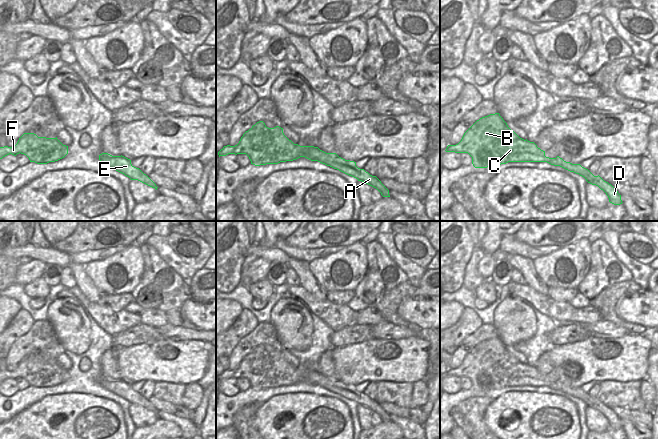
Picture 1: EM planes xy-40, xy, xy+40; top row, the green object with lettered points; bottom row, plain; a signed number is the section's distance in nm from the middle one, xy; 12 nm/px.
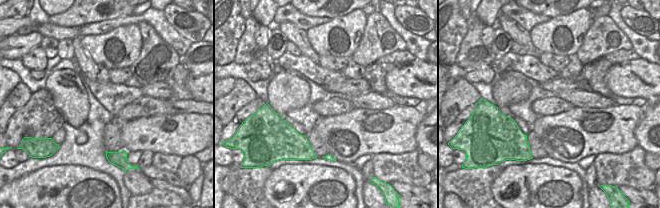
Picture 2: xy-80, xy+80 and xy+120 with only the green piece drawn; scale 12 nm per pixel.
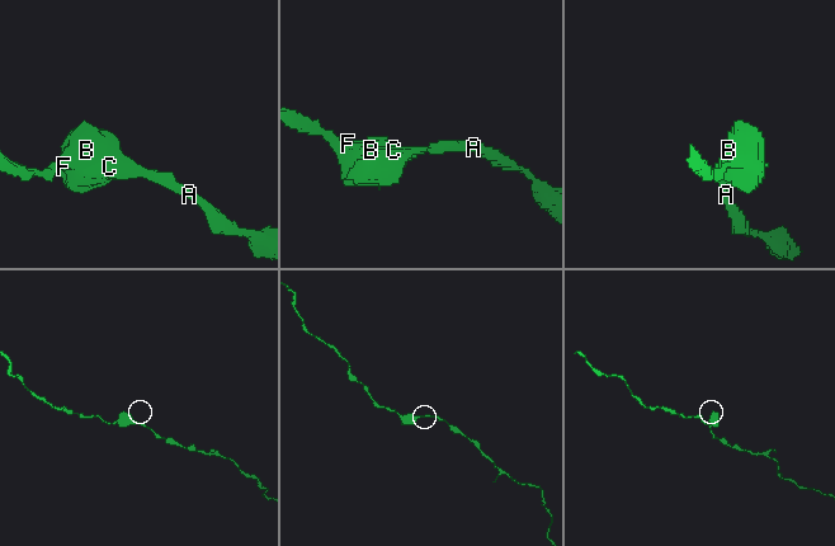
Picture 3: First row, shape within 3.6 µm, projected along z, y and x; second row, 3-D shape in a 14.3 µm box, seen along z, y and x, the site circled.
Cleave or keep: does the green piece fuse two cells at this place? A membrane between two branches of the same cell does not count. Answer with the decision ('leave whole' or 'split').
leave whole

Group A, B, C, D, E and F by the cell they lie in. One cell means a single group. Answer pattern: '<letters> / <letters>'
A B C D E F

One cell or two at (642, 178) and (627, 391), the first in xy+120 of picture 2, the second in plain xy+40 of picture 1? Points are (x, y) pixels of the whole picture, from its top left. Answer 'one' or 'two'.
one

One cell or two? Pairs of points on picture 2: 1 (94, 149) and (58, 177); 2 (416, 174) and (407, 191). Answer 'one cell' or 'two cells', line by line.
1: two cells
2: two cells

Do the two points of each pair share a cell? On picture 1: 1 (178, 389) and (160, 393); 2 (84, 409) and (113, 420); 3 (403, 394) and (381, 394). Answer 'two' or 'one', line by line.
1: one
2: one
3: one

